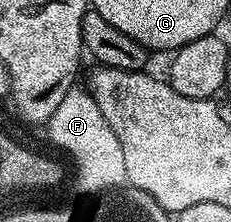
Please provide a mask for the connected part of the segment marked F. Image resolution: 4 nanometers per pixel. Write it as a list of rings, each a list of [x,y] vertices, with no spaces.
[[[75,88],[60,100],[56,112],[52,112],[48,123],[50,138],[63,150],[70,154],[74,166],[78,169],[77,189],[84,193],[110,192],[121,187],[126,182],[126,169],[124,168],[124,152],[120,140],[116,140],[116,132],[104,118],[104,112],[90,95],[89,89]]]

